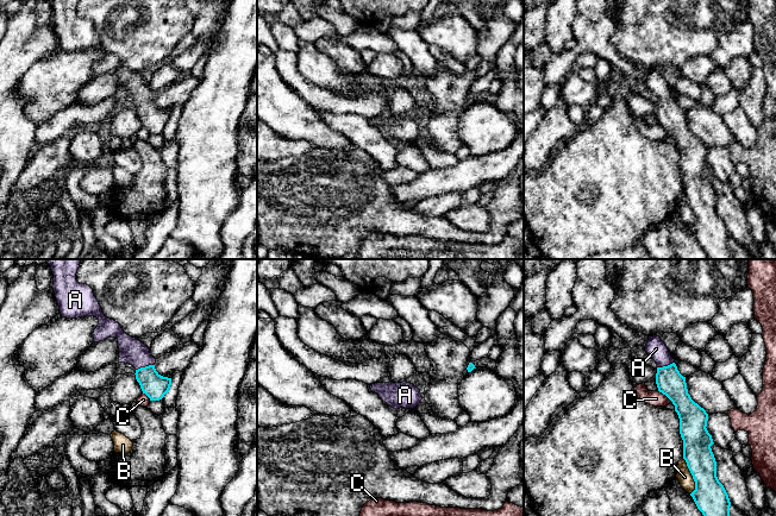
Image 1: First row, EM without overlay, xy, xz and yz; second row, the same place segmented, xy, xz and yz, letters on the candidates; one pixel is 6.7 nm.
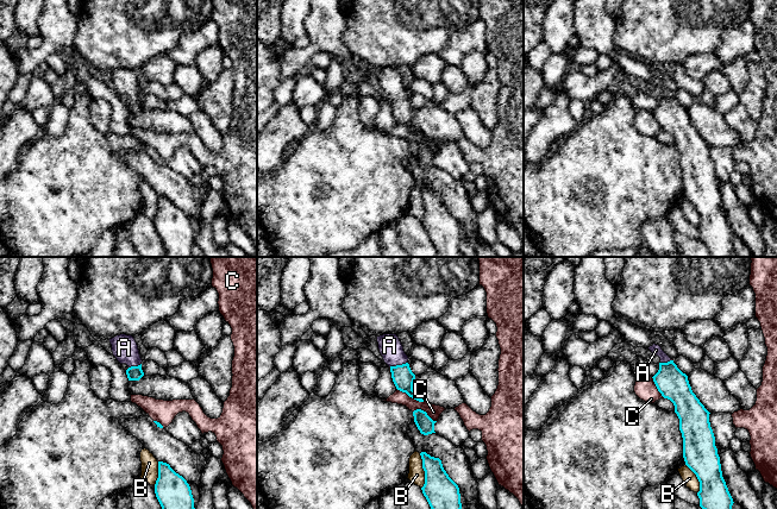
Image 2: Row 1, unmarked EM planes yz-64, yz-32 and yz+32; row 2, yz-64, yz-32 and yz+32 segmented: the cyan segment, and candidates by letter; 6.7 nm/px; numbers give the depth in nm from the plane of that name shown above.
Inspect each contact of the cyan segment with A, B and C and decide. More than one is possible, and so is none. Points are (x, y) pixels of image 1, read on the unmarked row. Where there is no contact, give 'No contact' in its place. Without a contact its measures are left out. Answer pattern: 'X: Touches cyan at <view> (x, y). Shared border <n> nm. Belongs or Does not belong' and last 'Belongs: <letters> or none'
A: Touches cyan at xy (145, 100). Shared border 130 nm. Belongs
B: Touches cyan at yz (692, 208). Shared border 260 nm. Does not belong
C: Touches cyan at yz (665, 128). Shared border 140 nm. Does not belong
Belongs: A

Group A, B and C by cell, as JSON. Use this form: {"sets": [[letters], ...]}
{"sets": [["A"], ["B"], ["C"]]}

